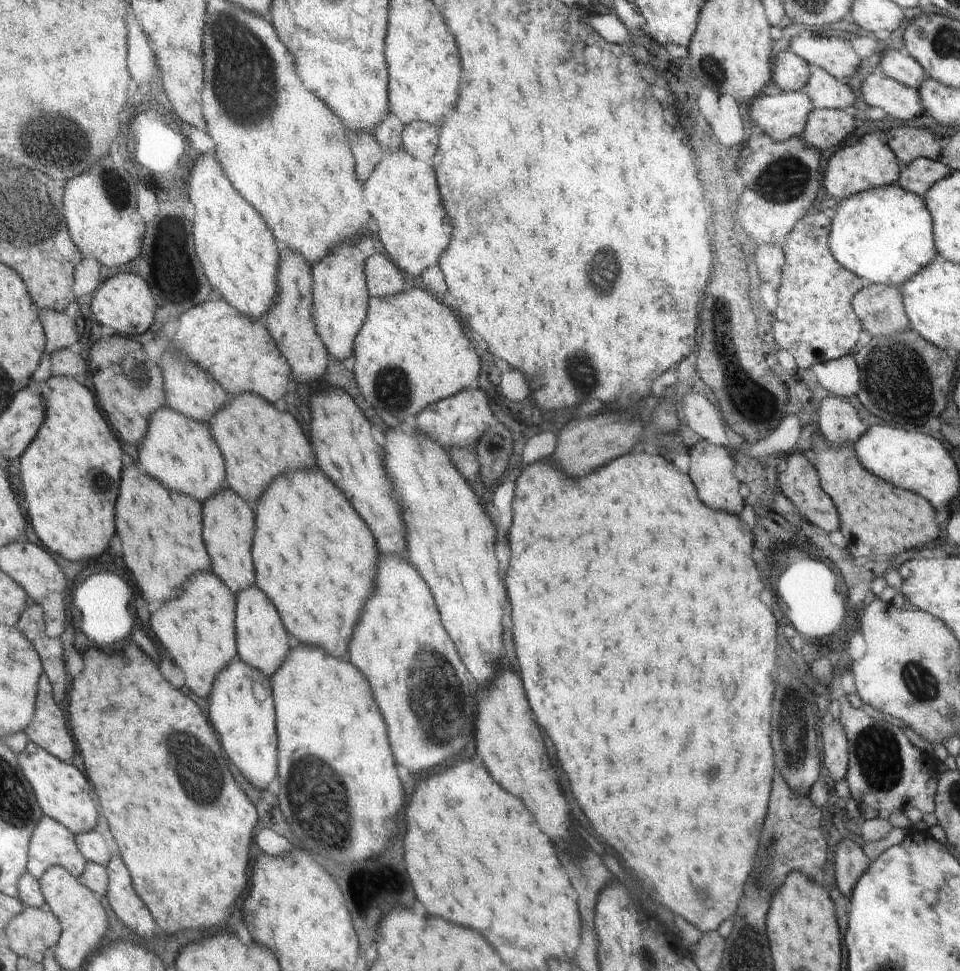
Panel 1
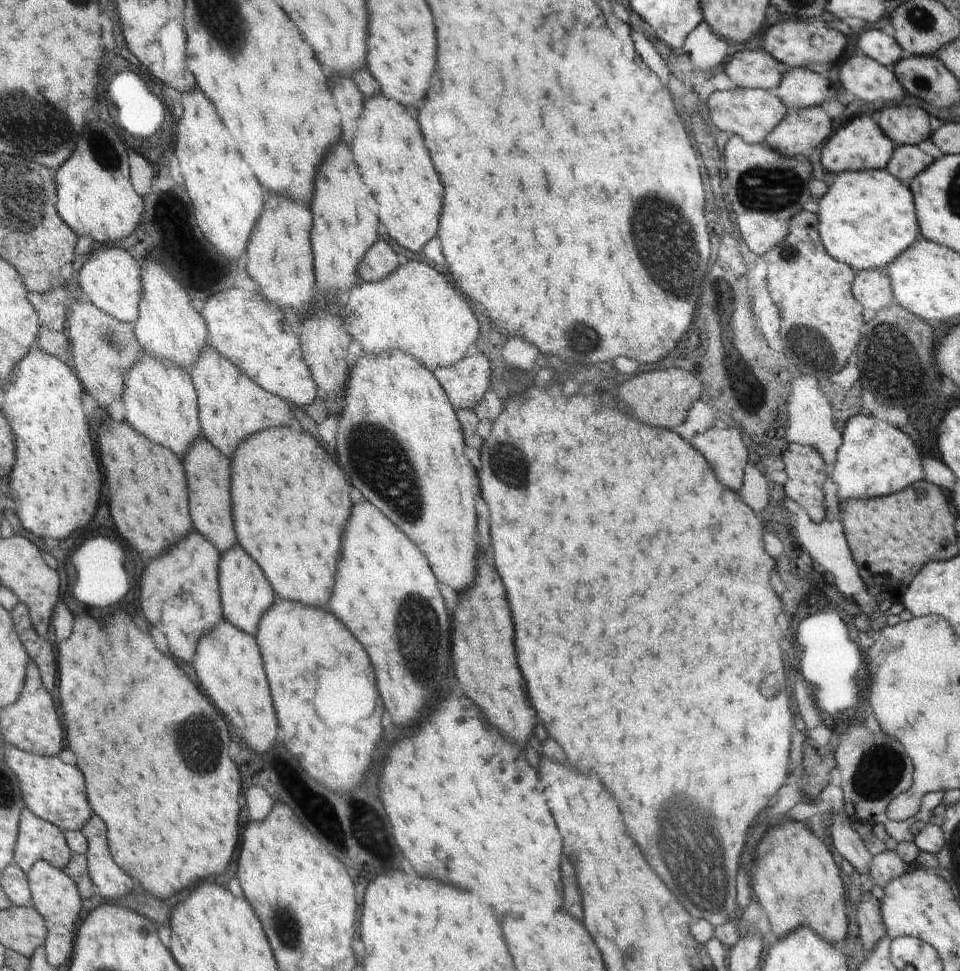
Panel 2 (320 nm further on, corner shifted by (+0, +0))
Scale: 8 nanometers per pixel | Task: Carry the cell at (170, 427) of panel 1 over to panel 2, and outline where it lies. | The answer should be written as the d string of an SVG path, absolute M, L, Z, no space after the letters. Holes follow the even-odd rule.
M146 353L141 363L136 364L129 374L129 391L124 400L128 408L128 422L132 422L132 426L150 440L184 456L203 437L204 431L200 418L200 397L191 370L176 363L163 363Z

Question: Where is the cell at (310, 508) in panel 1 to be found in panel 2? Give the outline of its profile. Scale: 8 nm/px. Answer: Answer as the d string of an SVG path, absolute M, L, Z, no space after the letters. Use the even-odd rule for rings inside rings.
M270 428L262 436L249 437L238 446L232 460L230 494L238 544L264 570L276 598L326 606L340 556L342 530L352 508L352 486L344 478L344 472L312 436L292 432L290 428Z

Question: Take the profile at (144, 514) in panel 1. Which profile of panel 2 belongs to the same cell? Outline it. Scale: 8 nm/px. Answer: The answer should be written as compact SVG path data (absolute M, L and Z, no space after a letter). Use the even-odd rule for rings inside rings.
M106 422L102 428L102 436L100 436L100 446L102 446L102 462L106 466L108 472L108 482L110 488L114 490L114 516L118 518L118 526L122 530L122 534L144 554L148 552L152 558L160 556L166 552L166 548L174 546L176 542L180 542L188 532L192 532L194 528L194 520L192 520L192 512L190 512L190 492L188 492L188 476L186 476L186 468L182 464L182 460L176 456L176 452L172 452L166 446L154 444L152 440L148 440L146 436L142 436L134 426L130 426L128 422ZM104 454L108 454L104 458ZM120 484L120 486L118 486ZM166 498L166 500L164 500ZM158 512L158 514L154 514ZM150 514L148 520L144 520L142 516Z

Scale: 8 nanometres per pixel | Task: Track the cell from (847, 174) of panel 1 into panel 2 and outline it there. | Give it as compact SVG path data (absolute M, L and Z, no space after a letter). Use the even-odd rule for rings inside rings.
M860 115L850 120L848 124L840 126L830 136L822 148L820 160L826 172L833 174L842 171L886 169L895 151L892 141L888 134L884 136L884 130L880 130L872 118L868 118L868 115Z

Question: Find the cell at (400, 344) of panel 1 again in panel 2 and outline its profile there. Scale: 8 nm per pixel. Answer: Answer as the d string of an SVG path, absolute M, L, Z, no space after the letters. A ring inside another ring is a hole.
M408 259L404 264L386 276L386 280L376 282L358 282L358 288L346 292L348 303L345 308L346 326L357 346L362 344L362 350L368 354L382 354L388 350L388 355L394 351L406 352L416 360L422 360L432 372L442 367L456 366L466 356L466 350L478 338L478 322L466 302L466 298L452 288L444 274L440 274L434 266L424 260Z

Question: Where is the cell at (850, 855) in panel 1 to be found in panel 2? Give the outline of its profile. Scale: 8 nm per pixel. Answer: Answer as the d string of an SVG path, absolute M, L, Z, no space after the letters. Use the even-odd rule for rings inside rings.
M868 891L861 894L856 920L864 948L872 950L886 931L885 925L882 924L881 902L872 892Z

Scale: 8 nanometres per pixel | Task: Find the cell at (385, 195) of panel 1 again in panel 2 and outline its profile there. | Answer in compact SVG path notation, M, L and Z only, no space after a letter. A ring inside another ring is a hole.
M382 94L366 98L352 140L354 160L358 160L362 176L366 176L366 184L374 188L374 196L382 200L382 222L386 222L390 236L398 244L414 252L436 234L444 196L440 176L430 160L430 148L426 148L420 130L418 114L414 108L404 108Z

